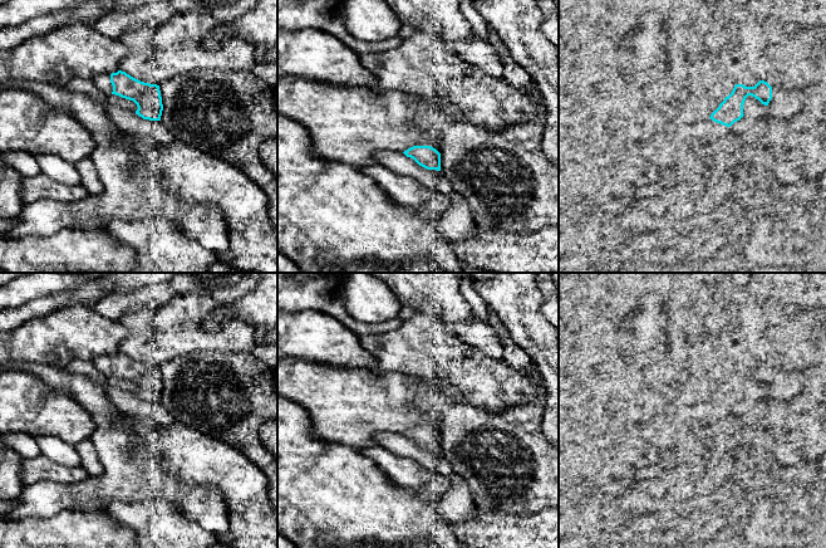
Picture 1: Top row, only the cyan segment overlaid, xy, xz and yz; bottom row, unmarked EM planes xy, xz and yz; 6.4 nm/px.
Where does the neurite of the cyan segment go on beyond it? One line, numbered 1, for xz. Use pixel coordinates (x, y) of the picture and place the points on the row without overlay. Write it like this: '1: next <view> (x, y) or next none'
1: next none

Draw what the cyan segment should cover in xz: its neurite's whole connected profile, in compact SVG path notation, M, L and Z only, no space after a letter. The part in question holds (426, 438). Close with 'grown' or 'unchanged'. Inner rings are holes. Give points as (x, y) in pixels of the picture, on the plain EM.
M413 427L403 435L427 451L441 452L441 435L431 427Z | unchanged

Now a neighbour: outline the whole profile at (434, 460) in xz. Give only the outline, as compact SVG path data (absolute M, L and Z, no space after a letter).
M379 434L377 444L399 456L413 459L446 478L456 474L442 451L427 451L403 434Z

